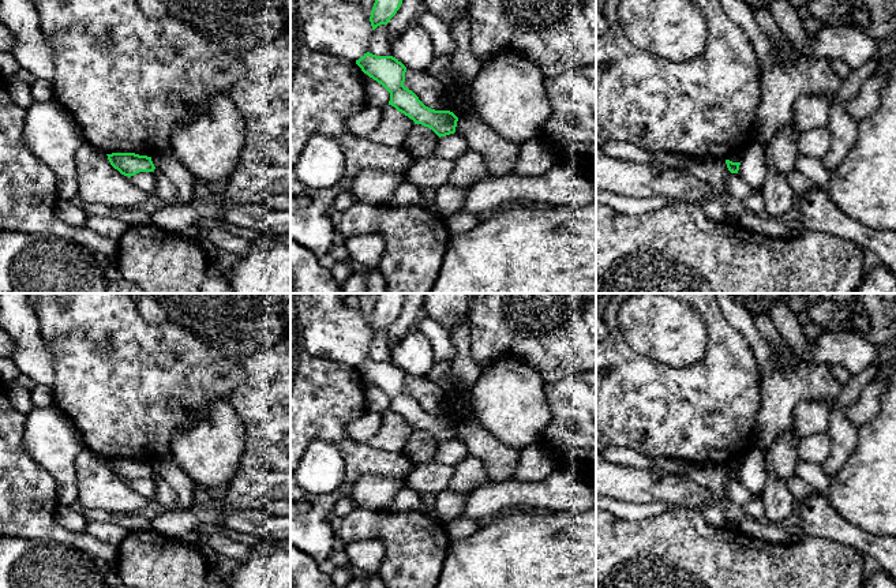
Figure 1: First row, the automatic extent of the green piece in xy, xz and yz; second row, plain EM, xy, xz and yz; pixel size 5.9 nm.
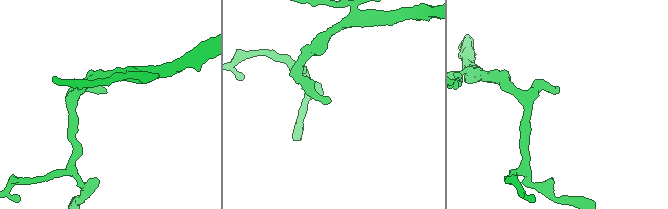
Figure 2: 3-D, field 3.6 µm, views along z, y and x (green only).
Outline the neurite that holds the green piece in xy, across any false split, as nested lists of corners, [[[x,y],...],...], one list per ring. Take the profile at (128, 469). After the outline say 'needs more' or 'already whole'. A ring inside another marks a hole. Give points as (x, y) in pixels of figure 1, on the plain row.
[[[135,458],[106,460],[110,471],[124,482],[134,482],[139,477],[153,477],[155,475],[151,462]]]; already whole

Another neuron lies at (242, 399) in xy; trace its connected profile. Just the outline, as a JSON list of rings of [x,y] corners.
[[[290,333],[244,360],[247,378],[233,389],[228,401],[245,427],[244,456],[232,482],[222,490],[218,508],[195,503],[180,510],[164,510],[151,528],[177,539],[195,532],[199,525],[221,525],[225,514],[241,509],[265,510],[273,501],[290,498]]]

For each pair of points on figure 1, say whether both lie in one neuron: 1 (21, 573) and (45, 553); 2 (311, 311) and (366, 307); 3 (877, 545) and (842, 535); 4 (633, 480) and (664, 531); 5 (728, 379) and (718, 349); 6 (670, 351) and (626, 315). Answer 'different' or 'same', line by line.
1: same
2: different
3: same
4: different
5: same
6: same

